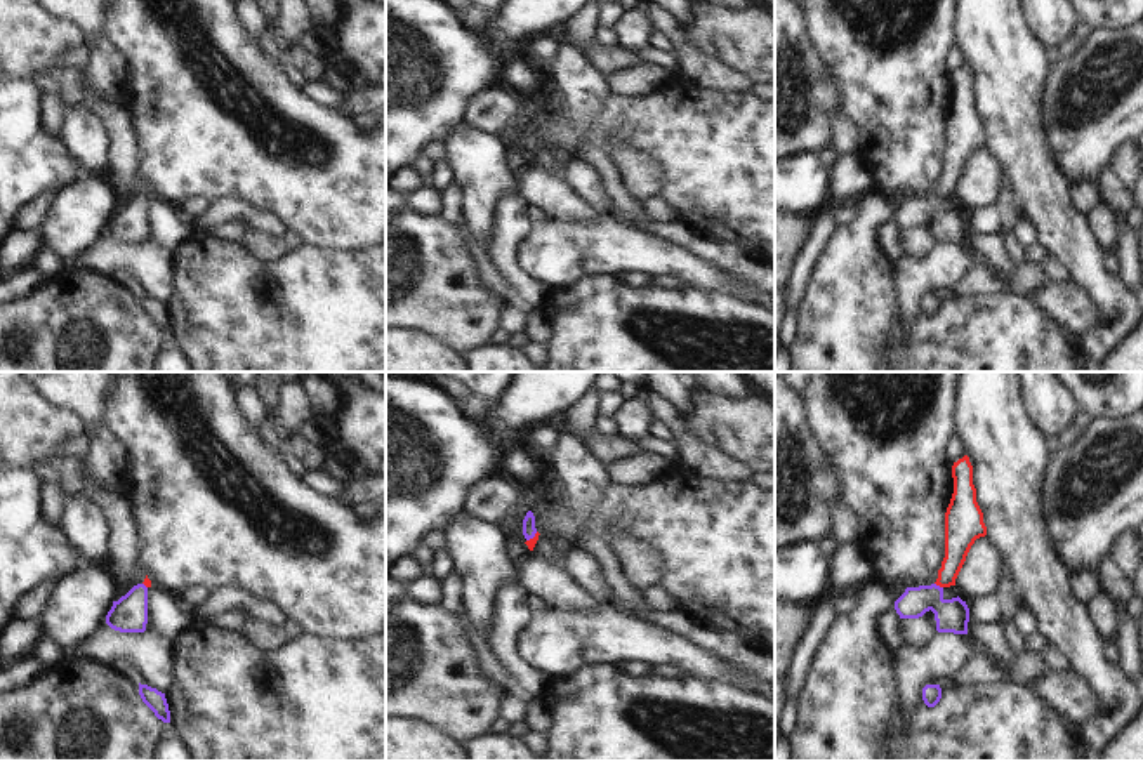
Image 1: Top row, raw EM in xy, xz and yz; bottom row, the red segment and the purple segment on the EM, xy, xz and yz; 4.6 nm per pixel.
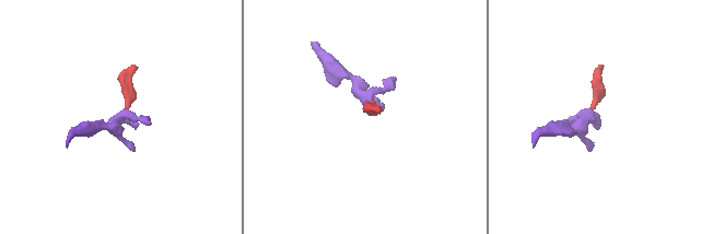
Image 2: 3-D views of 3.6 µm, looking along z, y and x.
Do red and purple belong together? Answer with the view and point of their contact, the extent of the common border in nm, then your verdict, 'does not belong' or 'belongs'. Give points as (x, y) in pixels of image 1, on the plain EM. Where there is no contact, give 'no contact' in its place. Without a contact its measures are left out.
contact yz (938, 195); length 50 nm; belongs

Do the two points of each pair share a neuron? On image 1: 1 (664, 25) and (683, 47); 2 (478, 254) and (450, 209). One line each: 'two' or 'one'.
1: one
2: one

